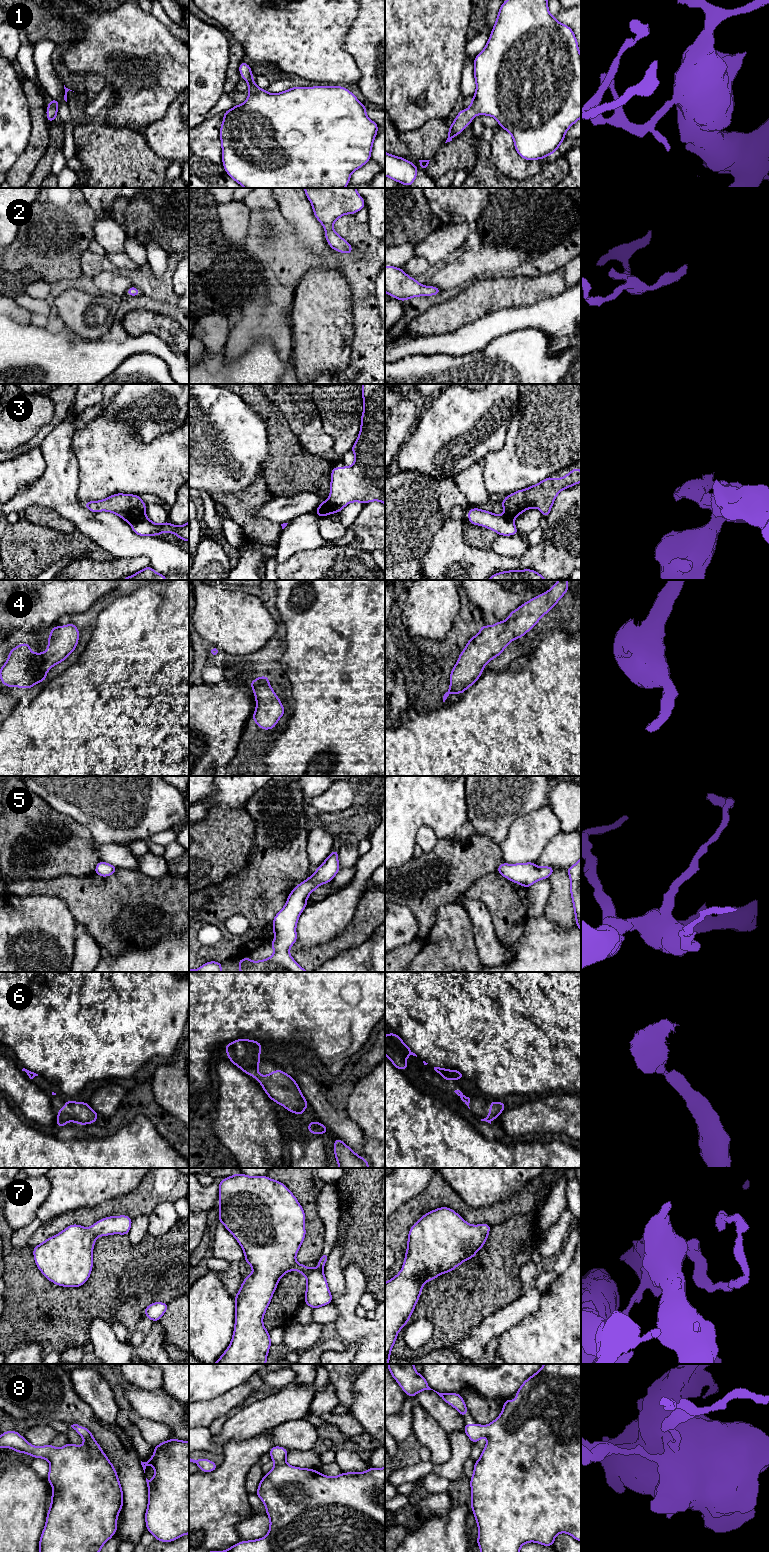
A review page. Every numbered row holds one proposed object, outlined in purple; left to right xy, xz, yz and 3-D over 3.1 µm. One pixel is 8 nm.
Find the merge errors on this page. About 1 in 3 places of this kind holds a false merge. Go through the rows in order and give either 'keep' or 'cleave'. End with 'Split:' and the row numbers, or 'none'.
1: keep
2: keep
3: cleave
4: keep
5: keep
6: keep
7: keep
8: keep
Split: 3

